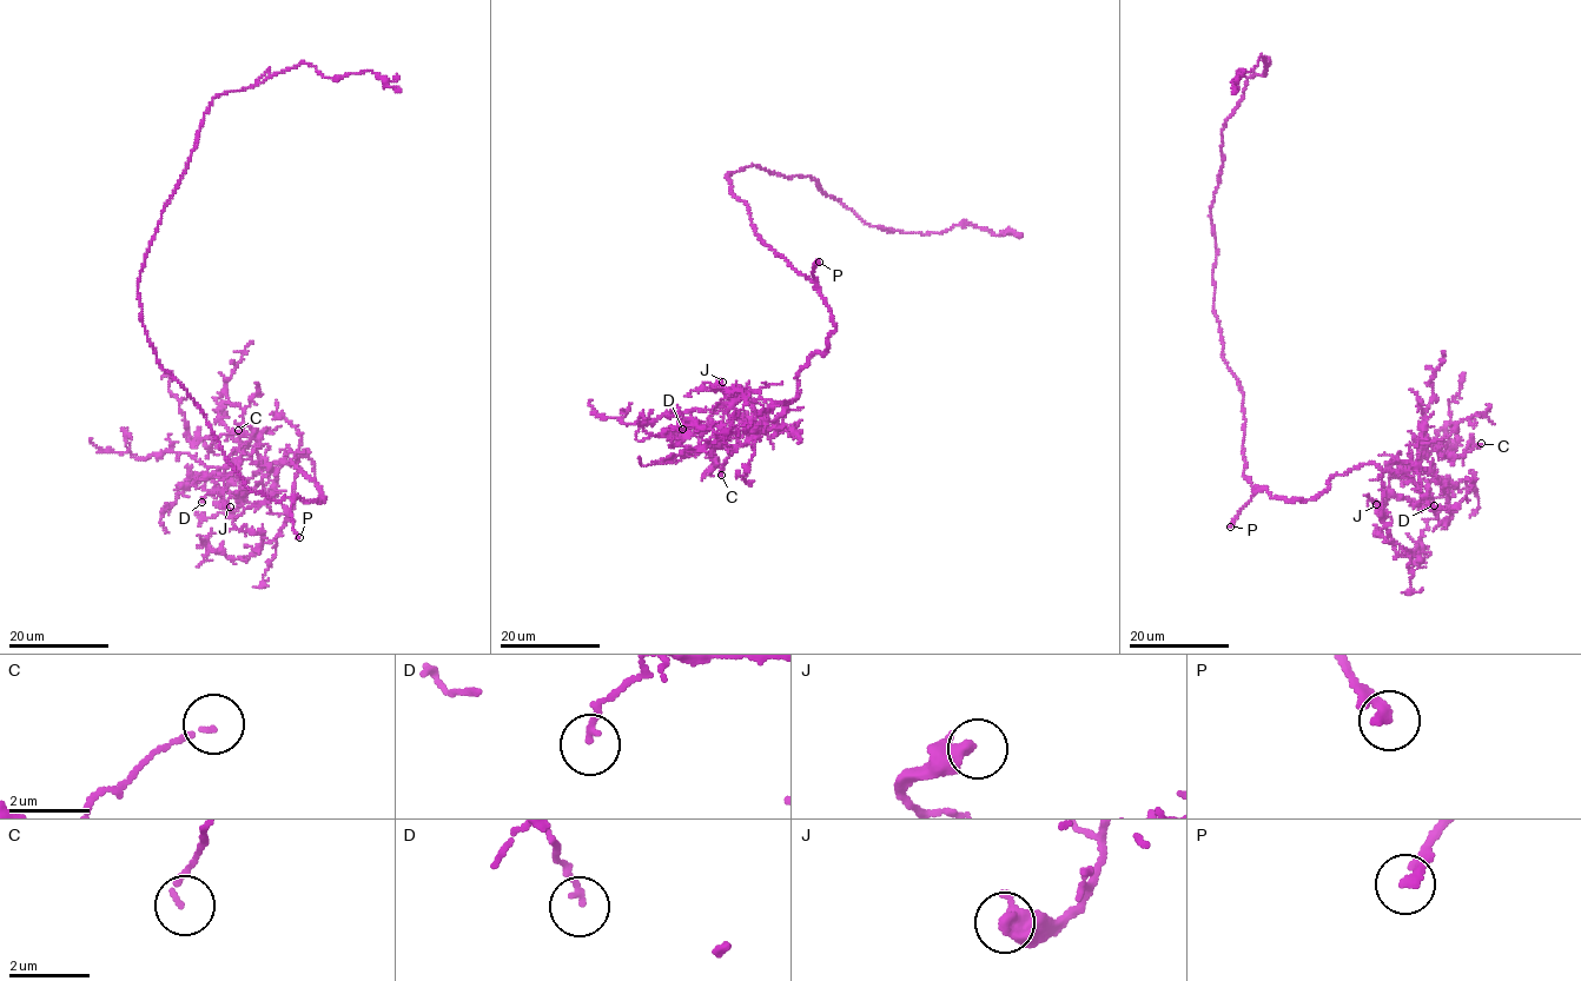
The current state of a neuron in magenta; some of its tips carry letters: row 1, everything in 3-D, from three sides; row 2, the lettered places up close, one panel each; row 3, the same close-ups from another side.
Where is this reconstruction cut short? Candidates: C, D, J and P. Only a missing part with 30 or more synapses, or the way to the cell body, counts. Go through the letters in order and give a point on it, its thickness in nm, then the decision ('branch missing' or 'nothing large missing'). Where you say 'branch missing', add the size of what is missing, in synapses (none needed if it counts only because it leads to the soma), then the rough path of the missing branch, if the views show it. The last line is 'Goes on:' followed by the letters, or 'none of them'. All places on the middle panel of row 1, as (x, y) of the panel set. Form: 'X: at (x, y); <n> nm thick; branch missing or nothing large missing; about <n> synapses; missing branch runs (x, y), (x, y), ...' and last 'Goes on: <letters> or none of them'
C: at (721, 475); 110 nm thick; nothing large missing
D: at (682, 429); 120 nm thick; nothing large missing
J: at (722, 382); 280 nm thick; nothing large missing
P: at (819, 262); 260 nm thick; branch missing; missing branch runs (819, 262), (812, 239), (818, 230), (806, 199), (800, 194), (800, 198)
Goes on: P

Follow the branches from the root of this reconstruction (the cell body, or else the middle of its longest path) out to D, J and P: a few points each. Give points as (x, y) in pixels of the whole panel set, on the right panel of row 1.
D: (1239, 385), (1252, 490), (1315, 499), (1334, 476), (1376, 464), (1408, 475), (1423, 508), (1428, 494), (1434, 505)
J: (1239, 385), (1252, 490), (1315, 499), (1364, 463), (1410, 476), (1397, 462), (1376, 504)
P: (1239, 385), (1245, 421), (1243, 474), (1252, 490), (1257, 486), (1258, 490), (1230, 527)

